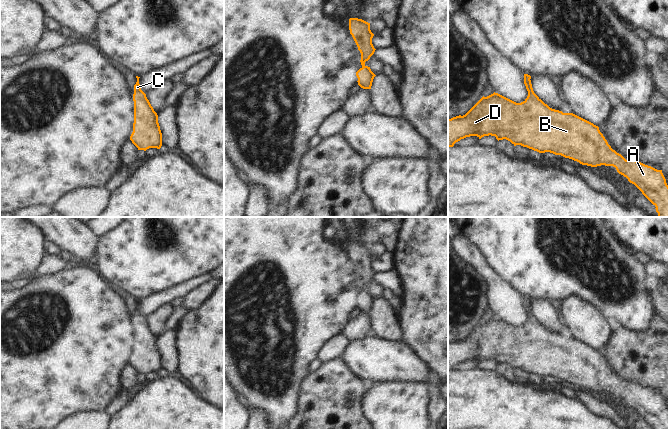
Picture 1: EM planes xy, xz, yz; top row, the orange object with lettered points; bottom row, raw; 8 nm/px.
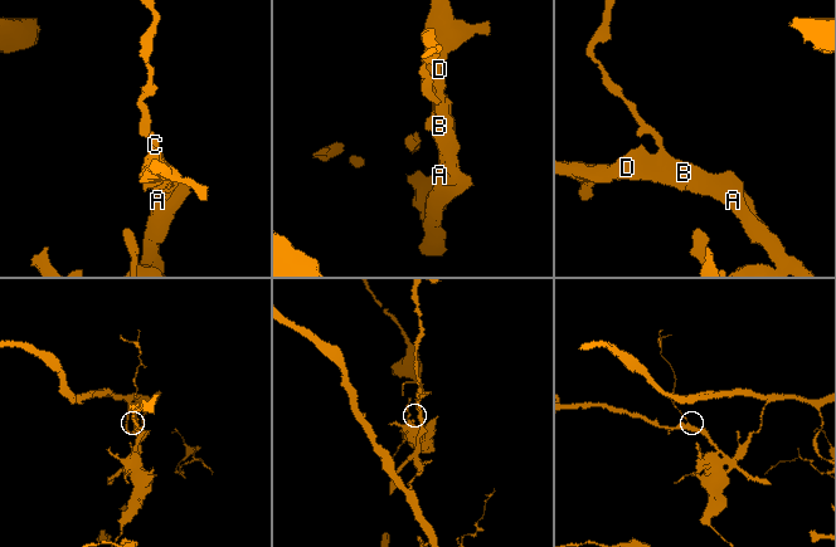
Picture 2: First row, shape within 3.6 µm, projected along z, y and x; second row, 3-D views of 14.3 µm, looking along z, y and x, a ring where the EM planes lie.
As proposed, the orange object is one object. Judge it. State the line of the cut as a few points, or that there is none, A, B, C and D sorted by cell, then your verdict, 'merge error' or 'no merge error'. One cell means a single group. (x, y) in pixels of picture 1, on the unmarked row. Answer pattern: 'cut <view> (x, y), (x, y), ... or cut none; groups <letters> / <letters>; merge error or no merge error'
cut none; groups A B C D; no merge error

